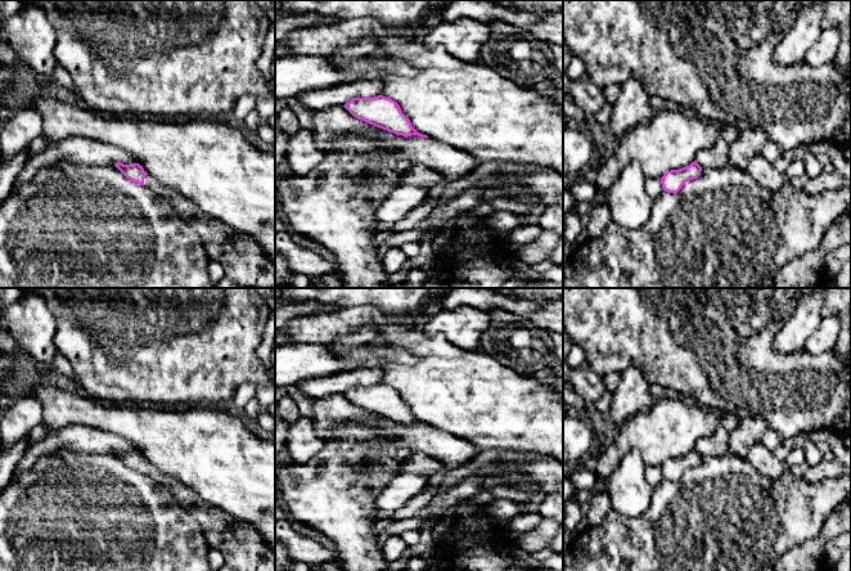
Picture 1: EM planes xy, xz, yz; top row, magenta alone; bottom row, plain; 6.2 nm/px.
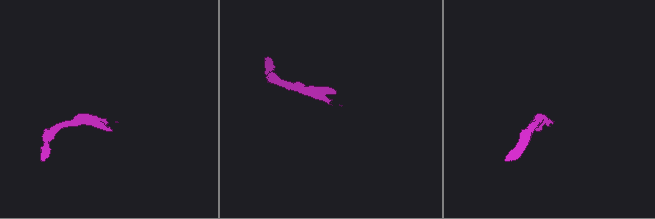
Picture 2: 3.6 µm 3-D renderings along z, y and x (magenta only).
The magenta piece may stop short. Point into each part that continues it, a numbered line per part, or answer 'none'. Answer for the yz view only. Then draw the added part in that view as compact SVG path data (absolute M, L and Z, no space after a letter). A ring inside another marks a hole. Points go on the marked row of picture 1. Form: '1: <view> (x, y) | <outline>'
none

